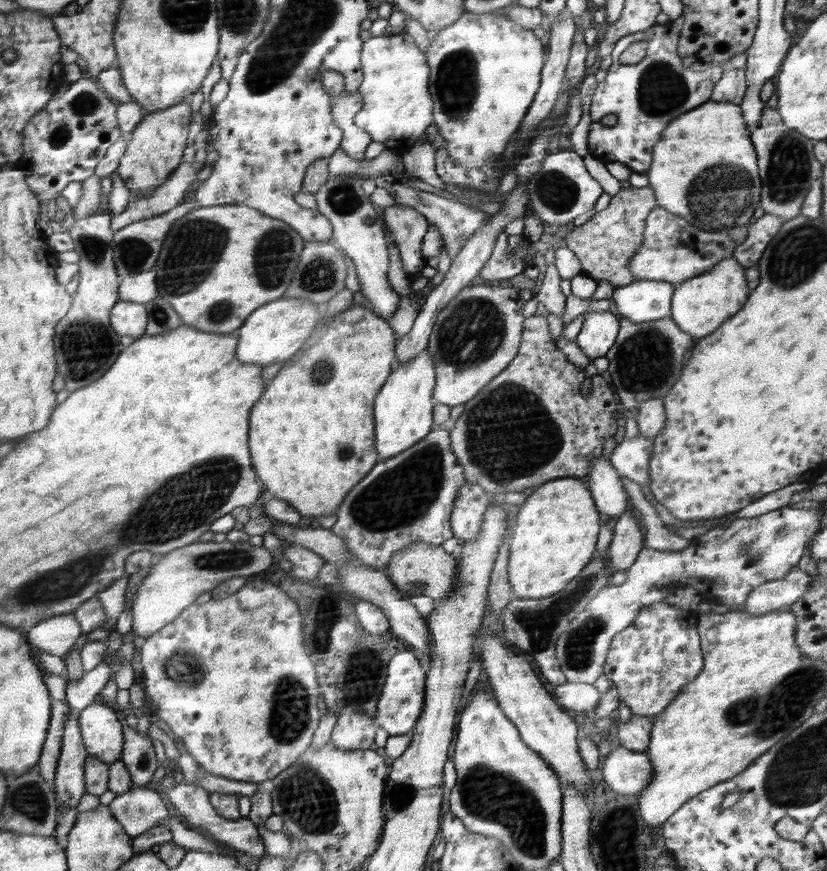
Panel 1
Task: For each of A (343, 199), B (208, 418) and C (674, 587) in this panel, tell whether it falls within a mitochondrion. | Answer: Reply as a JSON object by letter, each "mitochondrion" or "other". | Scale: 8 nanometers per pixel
{"A":"mitochondrion","B":"other","C":"other"}

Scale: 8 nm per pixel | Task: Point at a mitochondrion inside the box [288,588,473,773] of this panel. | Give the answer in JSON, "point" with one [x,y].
{"point":[359,683]}

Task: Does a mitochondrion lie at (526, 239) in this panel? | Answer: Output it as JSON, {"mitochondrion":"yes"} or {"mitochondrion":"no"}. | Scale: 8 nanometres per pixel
{"mitochondrion":"no"}

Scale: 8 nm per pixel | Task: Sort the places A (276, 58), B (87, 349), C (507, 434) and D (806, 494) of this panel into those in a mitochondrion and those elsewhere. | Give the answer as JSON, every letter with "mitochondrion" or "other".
{"A":"mitochondrion","B":"mitochondrion","C":"mitochondrion","D":"other"}

